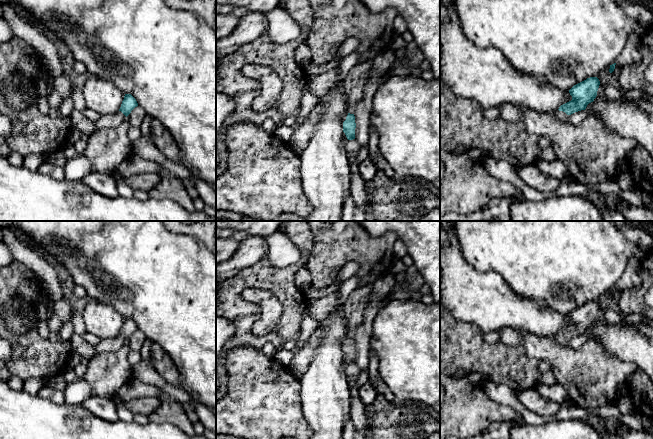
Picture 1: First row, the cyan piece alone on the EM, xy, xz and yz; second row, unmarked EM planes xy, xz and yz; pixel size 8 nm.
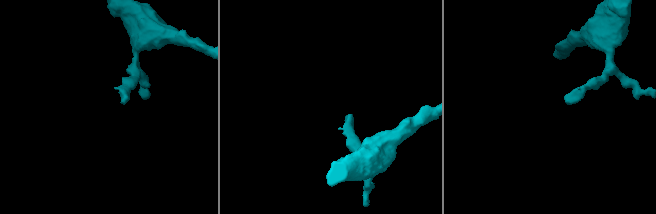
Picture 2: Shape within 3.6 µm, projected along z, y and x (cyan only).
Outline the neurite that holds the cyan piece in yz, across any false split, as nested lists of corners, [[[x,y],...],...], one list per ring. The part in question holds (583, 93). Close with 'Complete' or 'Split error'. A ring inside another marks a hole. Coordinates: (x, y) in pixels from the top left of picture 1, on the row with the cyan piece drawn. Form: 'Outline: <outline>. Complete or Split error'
Outline: [[[597,77],[587,78],[574,85],[569,90],[572,100],[561,105],[554,113],[556,120],[562,123],[569,123],[571,114],[585,110],[587,105],[596,98],[599,85],[600,81]]]. Split error

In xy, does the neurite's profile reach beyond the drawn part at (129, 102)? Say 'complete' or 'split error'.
split error

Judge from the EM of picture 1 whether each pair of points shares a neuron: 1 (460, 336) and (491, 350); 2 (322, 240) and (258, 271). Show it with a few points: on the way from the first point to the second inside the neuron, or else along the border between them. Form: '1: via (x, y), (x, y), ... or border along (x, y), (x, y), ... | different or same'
1: via (468, 344), (474, 350), (483, 350) | same
2: border along (311, 231), (312, 249), (305, 266) | different

